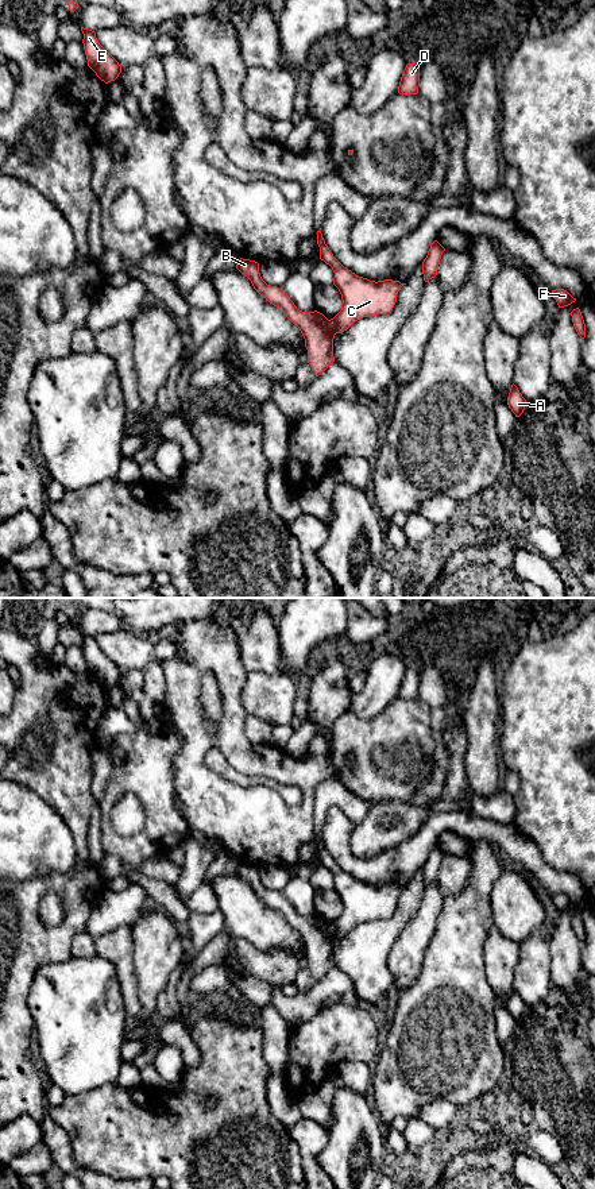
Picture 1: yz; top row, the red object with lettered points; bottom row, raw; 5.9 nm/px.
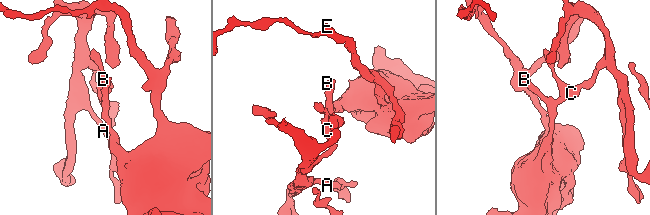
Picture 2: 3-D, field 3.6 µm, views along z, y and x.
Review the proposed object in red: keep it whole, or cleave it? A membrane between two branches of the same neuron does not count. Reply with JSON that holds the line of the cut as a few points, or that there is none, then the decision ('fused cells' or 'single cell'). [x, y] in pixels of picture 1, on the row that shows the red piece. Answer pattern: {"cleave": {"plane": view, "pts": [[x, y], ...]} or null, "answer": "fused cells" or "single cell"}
{"cleave": {"plane": "yz", "pts": [[328, 320], [335, 334]]}, "answer": "fused cells"}

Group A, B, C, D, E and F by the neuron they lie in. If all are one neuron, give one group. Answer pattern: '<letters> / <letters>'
A C D F / B E

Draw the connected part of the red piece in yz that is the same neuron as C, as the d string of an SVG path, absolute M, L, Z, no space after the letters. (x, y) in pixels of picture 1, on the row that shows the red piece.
M317 231L320 259L335 273L333 285L341 294L341 310L329 320L335 333L343 333L363 317L390 313L397 302L397 294L406 283L399 281L370 281L344 267L331 252L321 231Z

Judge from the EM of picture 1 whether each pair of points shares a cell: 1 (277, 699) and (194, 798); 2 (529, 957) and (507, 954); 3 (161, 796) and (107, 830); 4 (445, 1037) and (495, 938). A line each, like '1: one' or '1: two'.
1: two
2: two
3: one
4: two

